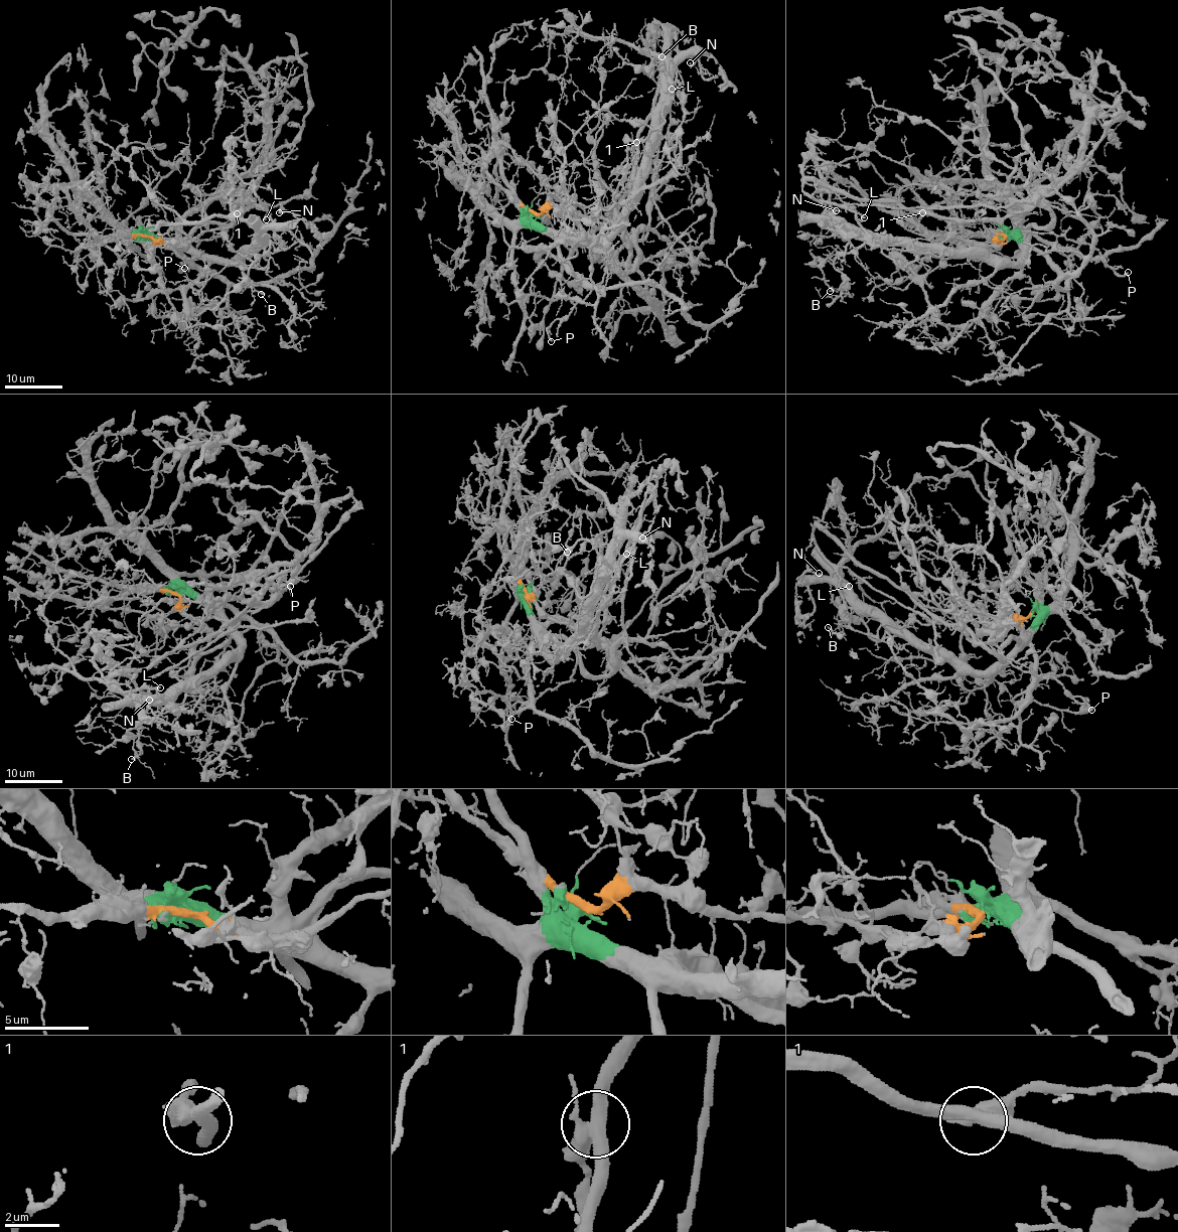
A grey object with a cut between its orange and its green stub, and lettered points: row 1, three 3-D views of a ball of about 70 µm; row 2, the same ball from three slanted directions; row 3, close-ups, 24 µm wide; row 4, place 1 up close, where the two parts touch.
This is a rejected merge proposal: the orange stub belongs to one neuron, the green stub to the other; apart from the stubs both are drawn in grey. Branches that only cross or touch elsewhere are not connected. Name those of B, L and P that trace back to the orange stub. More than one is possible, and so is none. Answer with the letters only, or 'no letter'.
L, P

